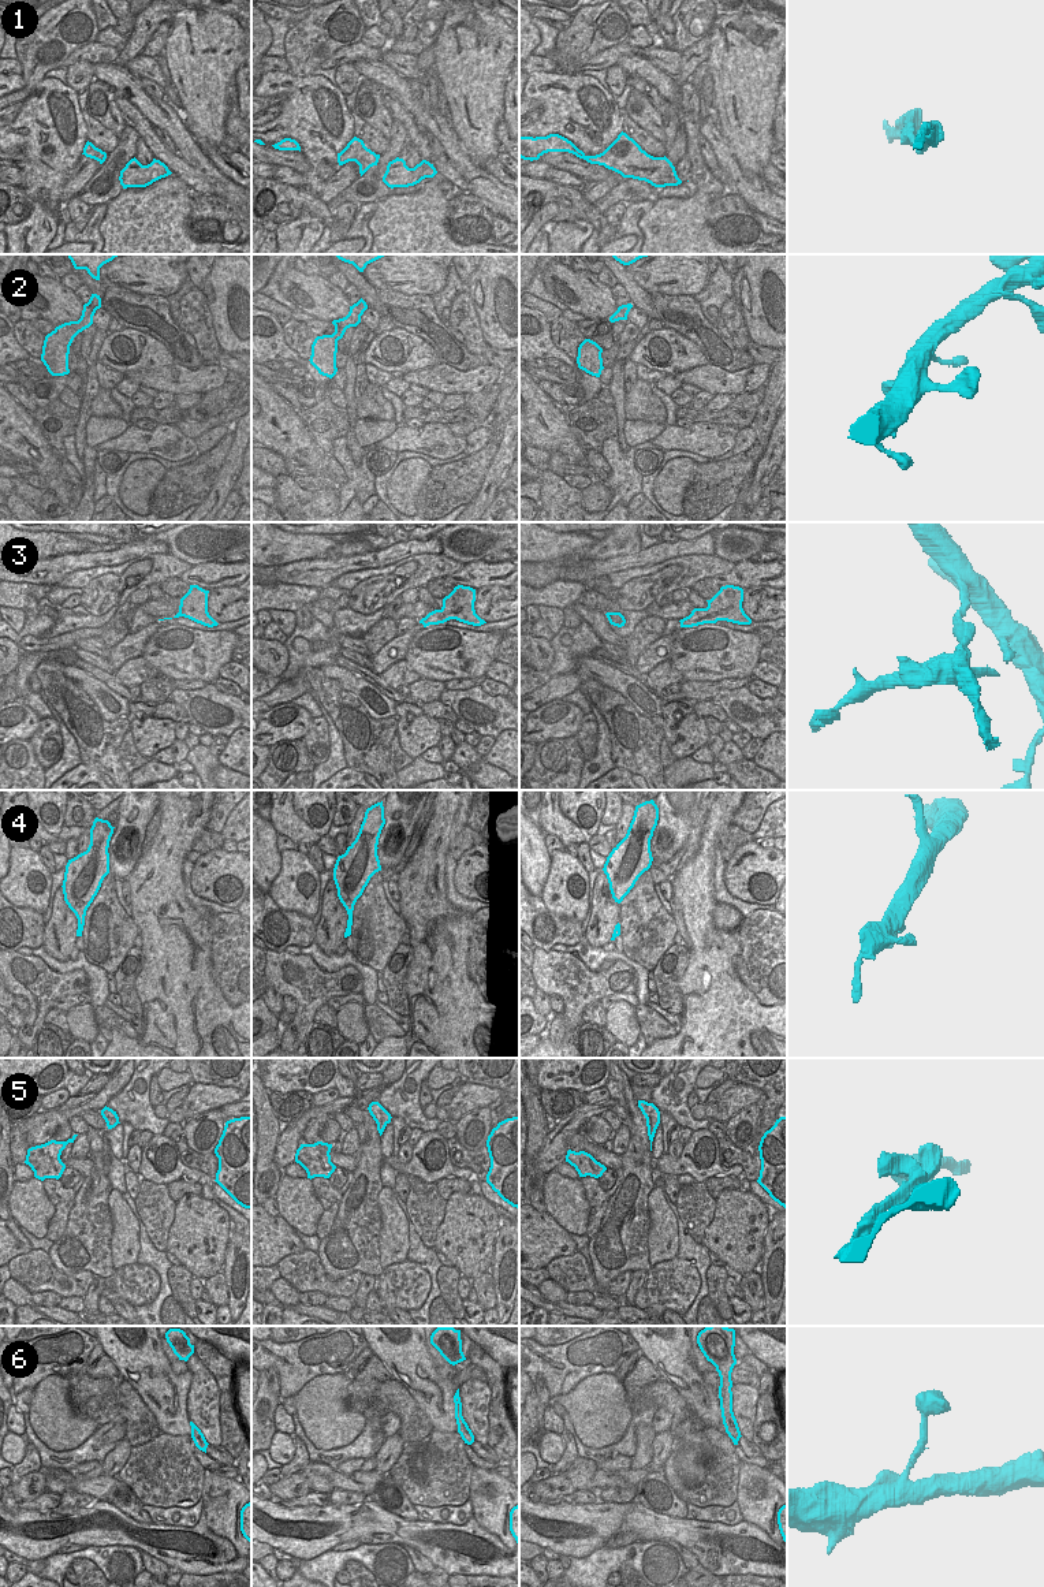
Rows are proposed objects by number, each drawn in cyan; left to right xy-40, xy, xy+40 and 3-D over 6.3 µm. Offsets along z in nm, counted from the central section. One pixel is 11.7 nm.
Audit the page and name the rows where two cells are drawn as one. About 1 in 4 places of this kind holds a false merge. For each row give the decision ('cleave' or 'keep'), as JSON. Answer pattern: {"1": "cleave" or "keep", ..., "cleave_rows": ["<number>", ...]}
{"1": "keep", "2": "keep", "3": "cleave", "4": "keep", "5": "keep", "6": "keep", "cleave_rows": ["3"]}

